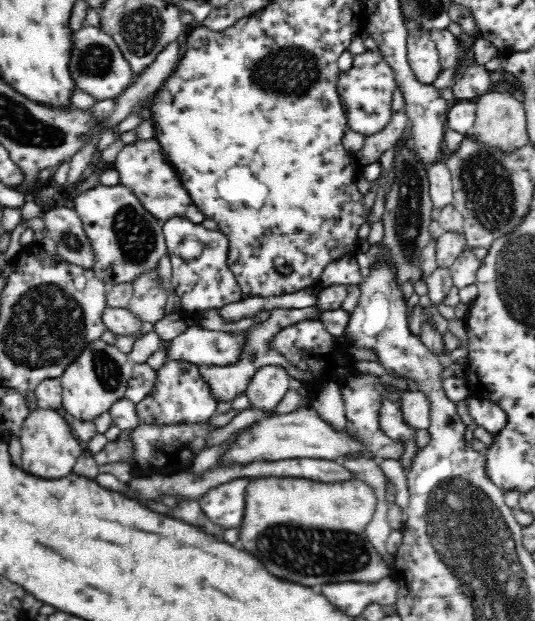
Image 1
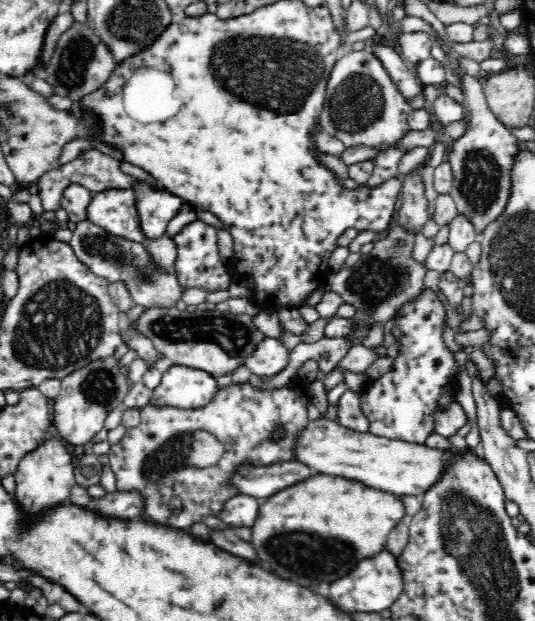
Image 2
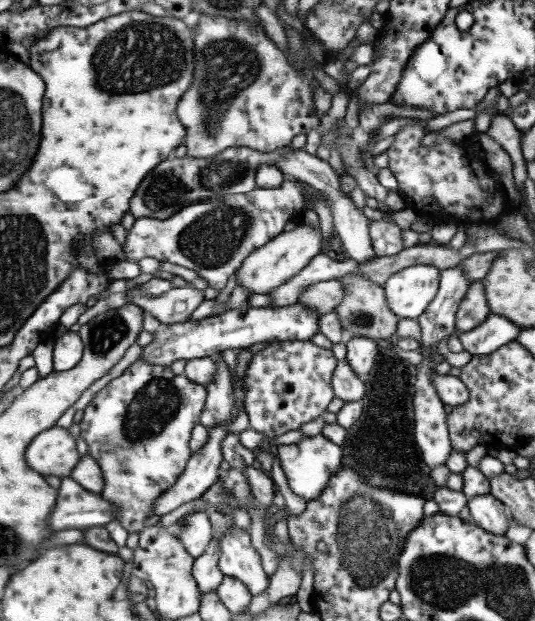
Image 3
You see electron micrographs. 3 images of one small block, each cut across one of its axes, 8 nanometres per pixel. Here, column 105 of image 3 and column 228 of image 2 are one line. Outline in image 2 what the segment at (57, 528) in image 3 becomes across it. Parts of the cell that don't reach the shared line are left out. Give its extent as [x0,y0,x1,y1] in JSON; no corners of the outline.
[216,494,260,528]

